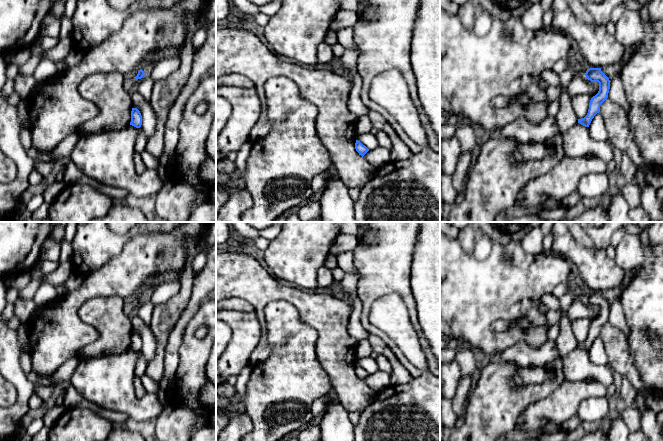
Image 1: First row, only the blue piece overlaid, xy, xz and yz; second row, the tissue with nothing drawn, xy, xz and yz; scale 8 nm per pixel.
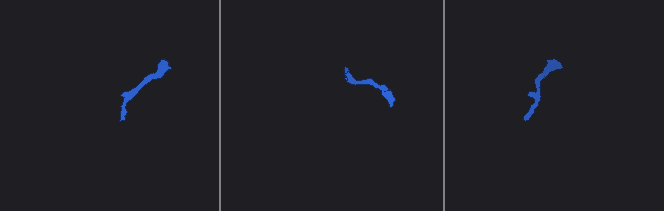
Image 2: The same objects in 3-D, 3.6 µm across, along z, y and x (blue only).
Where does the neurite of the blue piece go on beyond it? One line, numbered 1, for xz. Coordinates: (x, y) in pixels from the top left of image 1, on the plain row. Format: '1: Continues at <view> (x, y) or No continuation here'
1: No continuation here

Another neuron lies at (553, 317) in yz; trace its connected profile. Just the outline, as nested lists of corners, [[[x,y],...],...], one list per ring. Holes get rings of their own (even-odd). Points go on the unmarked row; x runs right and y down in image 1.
[[[541,303],[538,309],[546,316],[546,323],[548,327],[559,324],[560,319],[563,315],[561,308],[559,308],[558,310],[553,310]]]

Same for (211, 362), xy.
[[[216,339],[206,362],[206,376],[208,380],[216,386]]]

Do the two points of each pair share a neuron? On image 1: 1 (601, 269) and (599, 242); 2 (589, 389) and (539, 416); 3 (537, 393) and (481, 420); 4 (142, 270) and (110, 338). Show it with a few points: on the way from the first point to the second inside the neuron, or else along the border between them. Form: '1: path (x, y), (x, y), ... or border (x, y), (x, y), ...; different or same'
1: border (585, 232), (597, 247), (605, 249); different
2: path (577, 391), (572, 393), (558, 407), (551, 409); same
3: path (523, 397), (515, 402), (501, 404), (495, 408); same
4: border (100, 296), (120, 296), (123, 299); different

